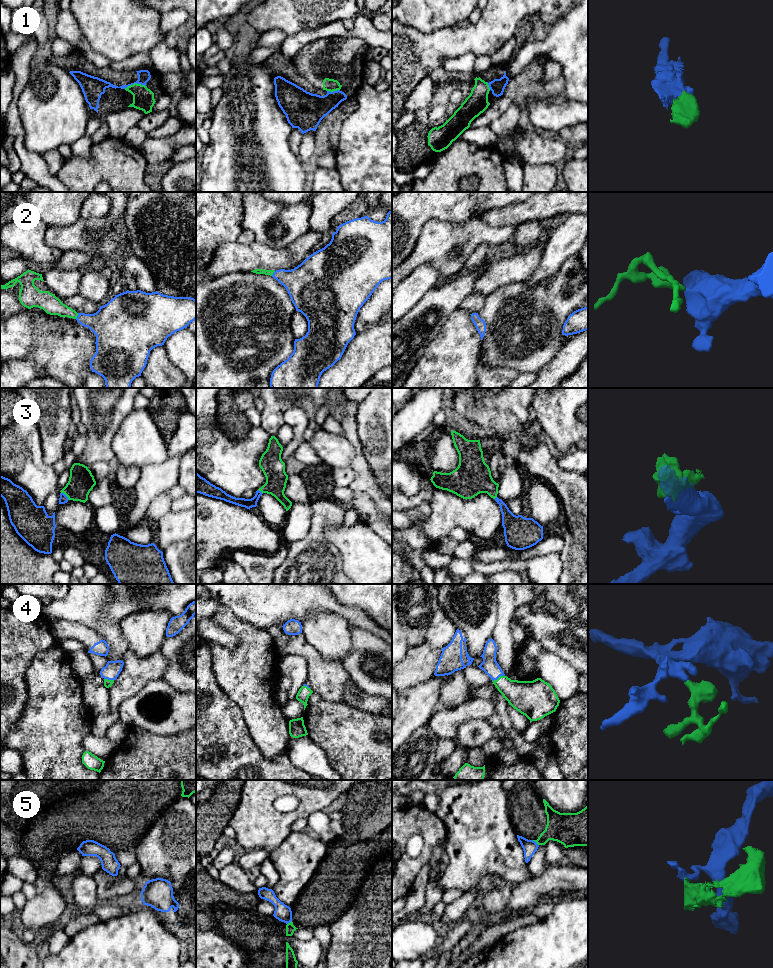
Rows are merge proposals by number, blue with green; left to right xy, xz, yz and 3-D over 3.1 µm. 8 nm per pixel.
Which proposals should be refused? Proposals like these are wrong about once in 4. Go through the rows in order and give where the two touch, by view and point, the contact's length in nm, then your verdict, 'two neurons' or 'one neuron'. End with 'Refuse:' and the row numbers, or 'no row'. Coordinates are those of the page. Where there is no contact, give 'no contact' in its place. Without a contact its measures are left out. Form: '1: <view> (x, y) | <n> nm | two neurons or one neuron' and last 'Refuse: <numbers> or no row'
1: xy (135, 82) | 180 nm | one neuron
2: xy (77, 316) | 50 nm | one neuron
3: xy (65, 495) | 90 nm | one neuron
4: yz (498, 677) | 120 nm | one neuron
5: yz (535, 842) | 70 nm | two neurons
Refuse: 5

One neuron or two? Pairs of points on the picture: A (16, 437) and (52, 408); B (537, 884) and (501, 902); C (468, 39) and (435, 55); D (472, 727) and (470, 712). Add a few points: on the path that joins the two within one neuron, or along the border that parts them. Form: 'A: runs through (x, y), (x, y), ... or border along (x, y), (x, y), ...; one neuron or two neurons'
A: border along (38, 429), (42, 452); two neurons
B: border along (512, 886), (508, 910); two neurons
C: runs through (460, 40), (448, 42), (443, 47); one neuron
D: border along (487, 718), (467, 719), (459, 726), (455, 735); two neurons

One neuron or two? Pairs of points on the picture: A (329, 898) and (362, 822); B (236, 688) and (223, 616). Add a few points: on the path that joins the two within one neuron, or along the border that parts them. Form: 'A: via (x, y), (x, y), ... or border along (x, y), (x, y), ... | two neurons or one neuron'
A: via (338, 879), (348, 858), (362, 841) | one neuron
B: via (245, 670), (245, 637), (241, 633) | one neuron

